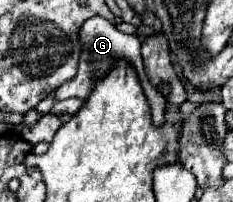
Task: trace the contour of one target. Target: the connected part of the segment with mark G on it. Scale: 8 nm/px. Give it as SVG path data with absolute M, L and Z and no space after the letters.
M92 16L80 28L80 46L82 46L82 54L80 54L78 72L76 72L76 76L72 80L68 80L66 84L62 84L56 90L56 100L66 100L66 98L72 98L72 96L86 100L90 96L90 92L94 90L94 86L98 84L98 80L102 80L118 60L126 60L134 68L134 72L138 74L138 80L140 80L140 84L144 88L144 94L146 94L150 110L152 110L152 124L162 126L166 122L166 98L150 84L150 80L148 80L146 72L144 72L142 54L140 54L142 42L138 40L138 36L130 36L130 34L120 32L116 28L116 24L112 24L110 20L106 20L102 16Z

